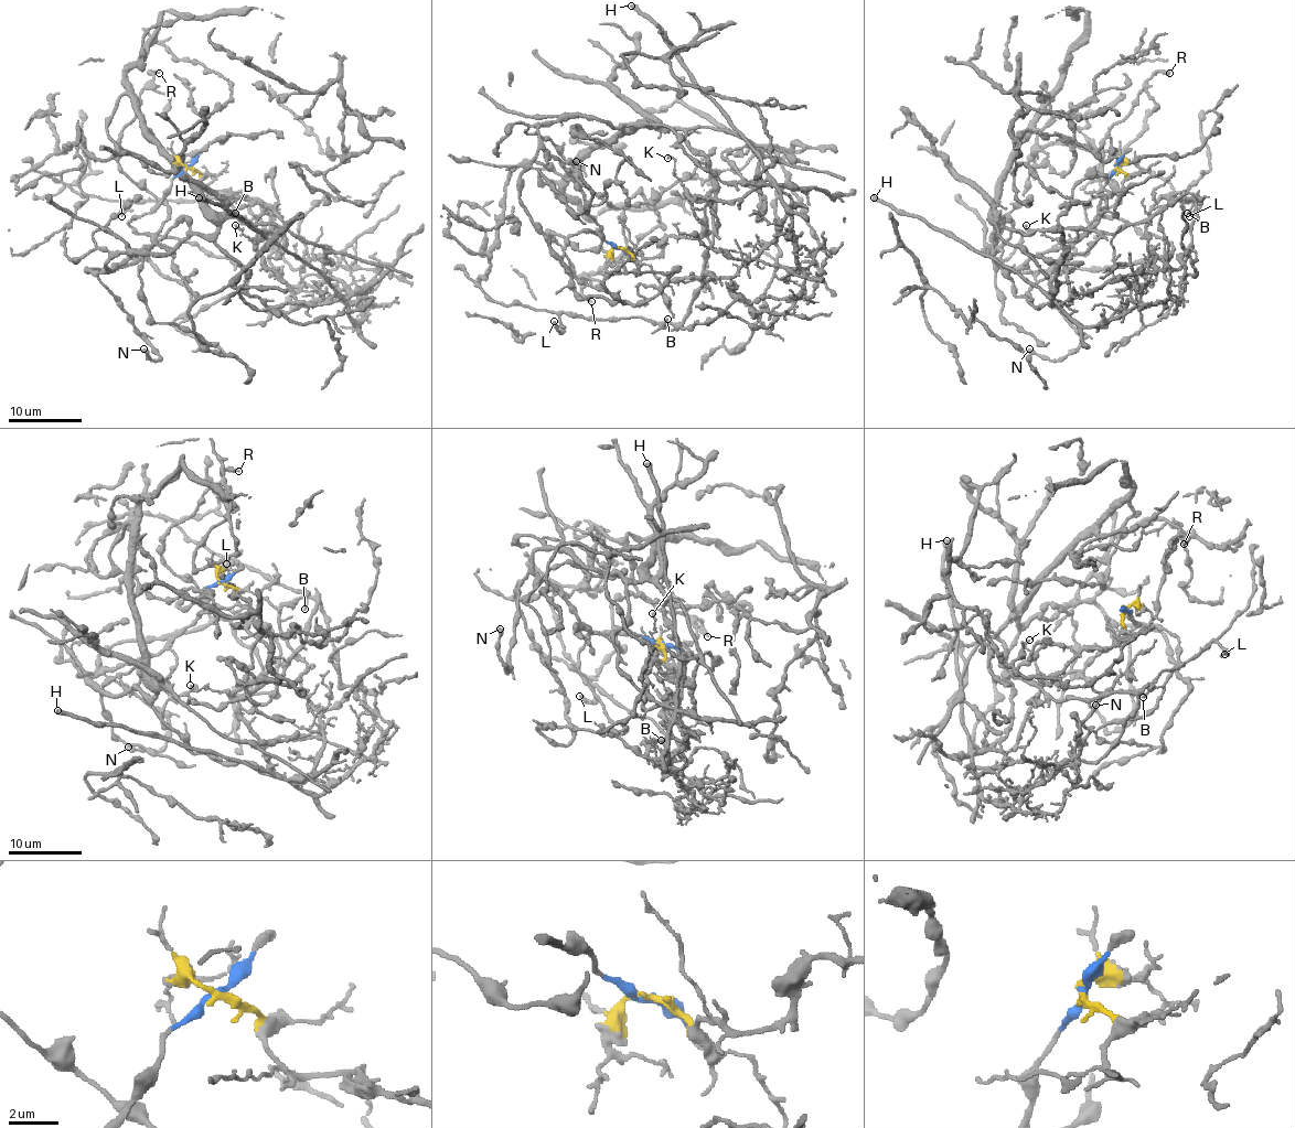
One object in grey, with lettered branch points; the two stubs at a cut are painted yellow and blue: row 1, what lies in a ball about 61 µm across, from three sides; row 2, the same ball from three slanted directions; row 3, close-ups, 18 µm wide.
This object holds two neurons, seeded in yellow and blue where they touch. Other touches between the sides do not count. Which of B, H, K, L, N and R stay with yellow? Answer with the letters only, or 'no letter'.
H, K

